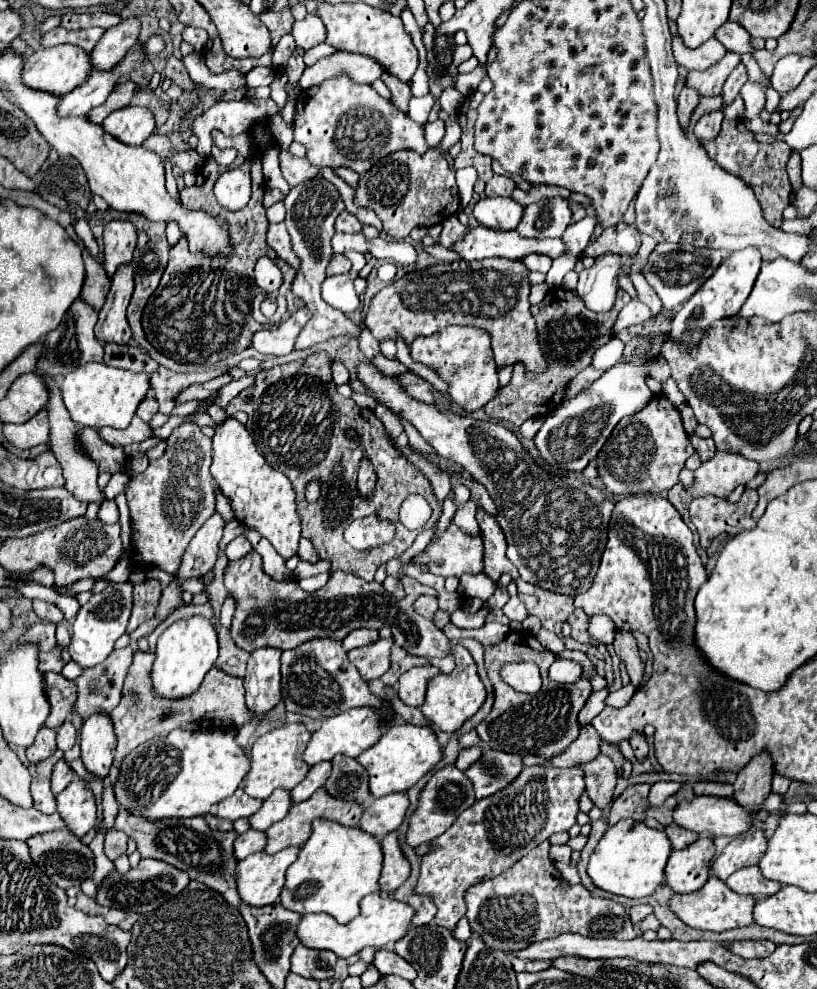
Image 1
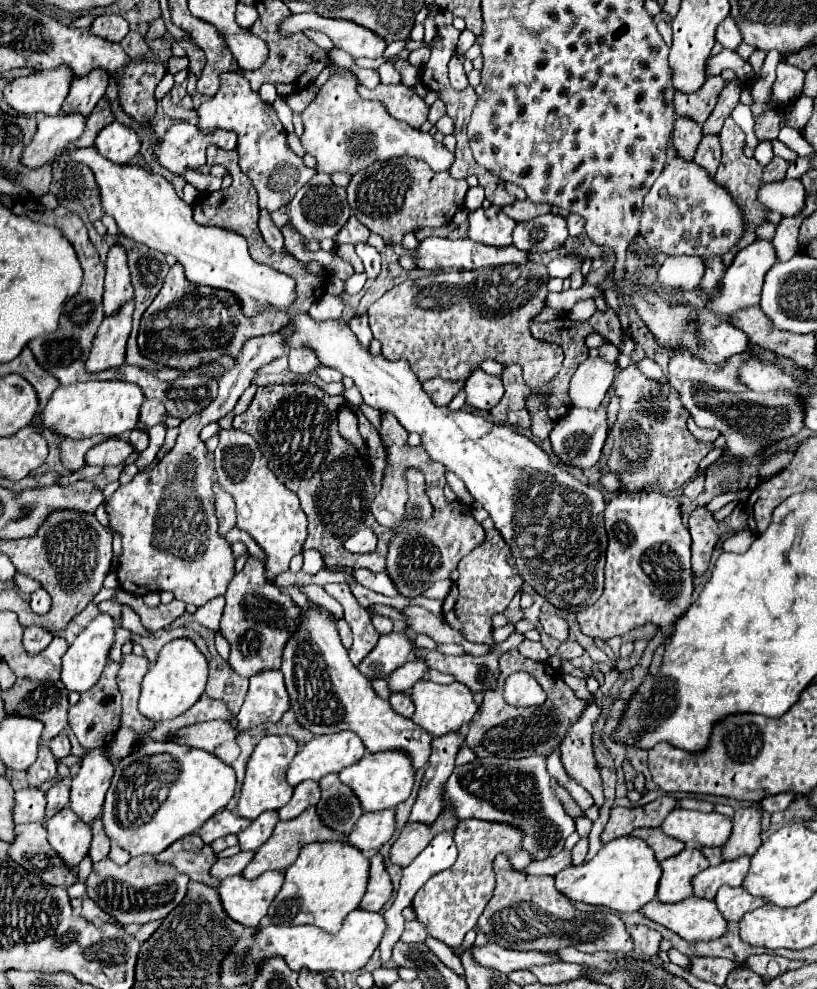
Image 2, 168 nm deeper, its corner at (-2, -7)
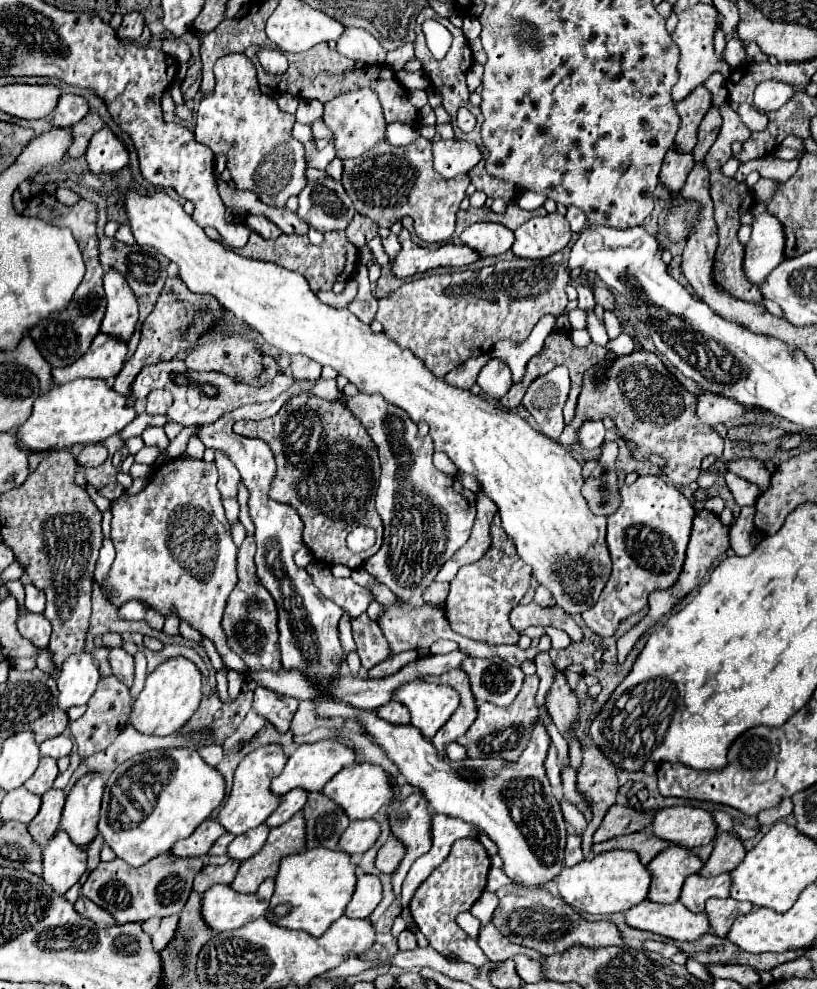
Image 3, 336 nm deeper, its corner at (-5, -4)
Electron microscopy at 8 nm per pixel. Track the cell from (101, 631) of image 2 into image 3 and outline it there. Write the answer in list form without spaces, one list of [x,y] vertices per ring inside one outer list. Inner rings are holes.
[[[76,653],[76,657],[68,657],[56,677],[60,691],[58,707],[62,711],[68,711],[70,707],[86,705],[88,699],[94,695],[98,681],[98,663],[94,661],[92,653]]]

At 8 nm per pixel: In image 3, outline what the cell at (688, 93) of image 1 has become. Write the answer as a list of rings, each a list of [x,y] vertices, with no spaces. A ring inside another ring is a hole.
[[[670,149],[664,157],[658,179],[666,187],[668,193],[676,193],[684,187],[684,181],[692,167],[694,167],[692,153],[676,153],[674,149]]]

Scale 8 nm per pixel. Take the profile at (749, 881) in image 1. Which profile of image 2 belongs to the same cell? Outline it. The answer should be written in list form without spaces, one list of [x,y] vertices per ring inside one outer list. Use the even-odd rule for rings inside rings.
[[[721,886],[717,896],[715,896],[715,902],[717,902],[717,908],[721,910],[721,914],[729,920],[729,922],[735,922],[735,920],[741,920],[743,914],[755,910],[755,908],[761,908],[763,904],[767,904],[765,898],[759,898],[759,896],[751,896],[743,886]]]

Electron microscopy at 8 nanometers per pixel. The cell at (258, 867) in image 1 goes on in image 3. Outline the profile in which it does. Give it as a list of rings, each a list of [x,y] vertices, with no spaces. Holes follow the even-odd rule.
[[[272,879],[264,881],[256,895],[232,893],[228,885],[214,885],[202,895],[202,921],[214,933],[224,933],[262,917],[272,897]]]

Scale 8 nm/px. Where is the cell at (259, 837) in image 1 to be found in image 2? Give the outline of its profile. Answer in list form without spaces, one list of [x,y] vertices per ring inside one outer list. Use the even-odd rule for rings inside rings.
[[[239,852],[239,854],[231,856],[231,858],[221,858],[221,860],[215,862],[211,872],[219,880],[227,878],[227,876],[233,876],[233,874],[241,874],[243,868],[253,860],[253,856],[255,856],[255,852]]]

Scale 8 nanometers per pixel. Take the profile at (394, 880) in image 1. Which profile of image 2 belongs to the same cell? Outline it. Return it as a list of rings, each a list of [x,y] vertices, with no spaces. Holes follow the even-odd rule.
[[[375,852],[371,856],[369,886],[367,886],[367,892],[365,892],[359,908],[379,912],[385,906],[385,902],[391,898],[391,892],[393,892],[393,884],[387,874],[387,868],[385,868],[385,858],[379,852]]]

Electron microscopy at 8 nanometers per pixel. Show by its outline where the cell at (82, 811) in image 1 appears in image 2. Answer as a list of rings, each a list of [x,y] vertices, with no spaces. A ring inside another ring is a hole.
[[[69,806],[47,820],[49,842],[69,866],[77,866],[89,852],[93,830]]]

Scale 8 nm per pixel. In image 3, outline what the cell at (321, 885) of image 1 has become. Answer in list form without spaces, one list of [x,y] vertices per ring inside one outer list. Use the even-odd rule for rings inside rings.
[[[312,849],[288,855],[280,861],[266,919],[278,927],[306,931],[312,937],[320,937],[338,917],[344,915],[344,909],[354,895],[354,887],[356,865],[350,863],[350,857],[342,851]]]

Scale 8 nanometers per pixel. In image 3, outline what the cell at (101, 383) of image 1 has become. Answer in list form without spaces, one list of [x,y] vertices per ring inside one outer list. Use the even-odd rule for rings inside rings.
[[[76,379],[64,385],[54,385],[48,393],[40,395],[32,405],[30,417],[16,429],[14,435],[18,447],[24,443],[24,447],[34,453],[68,449],[72,445],[102,443],[106,437],[120,433],[134,417],[136,411],[130,397],[112,391],[112,387],[104,381]]]

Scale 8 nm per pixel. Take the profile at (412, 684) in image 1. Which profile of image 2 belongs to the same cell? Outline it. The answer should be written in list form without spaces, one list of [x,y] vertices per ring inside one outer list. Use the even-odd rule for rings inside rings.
[[[397,692],[389,698],[389,704],[393,710],[397,710],[401,716],[405,718],[411,718],[413,716],[413,700],[407,692]]]

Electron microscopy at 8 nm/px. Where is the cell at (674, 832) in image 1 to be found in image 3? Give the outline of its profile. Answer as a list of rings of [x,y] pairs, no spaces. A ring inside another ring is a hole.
[[[638,831],[632,835],[624,835],[624,837],[616,837],[616,839],[608,839],[604,843],[598,843],[592,847],[592,853],[606,853],[606,851],[614,851],[614,849],[626,849],[626,851],[634,851],[638,853],[642,865],[648,865],[648,861],[652,861],[652,857],[660,851],[664,851],[668,847],[666,841],[660,841],[652,831]]]

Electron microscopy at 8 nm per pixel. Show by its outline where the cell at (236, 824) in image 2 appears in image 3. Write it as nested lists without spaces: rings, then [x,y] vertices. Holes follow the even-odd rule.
[[[208,819],[204,821],[190,837],[176,841],[176,845],[172,845],[170,853],[176,859],[190,859],[190,857],[202,857],[208,853],[208,849],[212,847],[212,843],[224,835],[224,829],[220,829],[220,823],[216,819]]]

